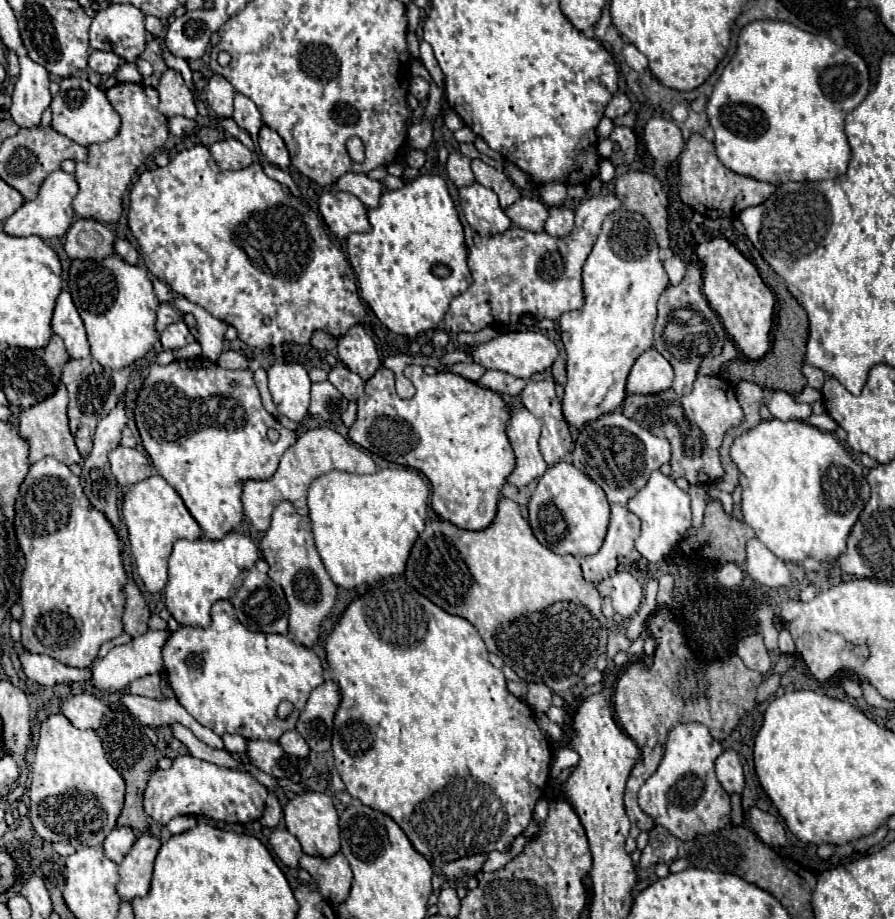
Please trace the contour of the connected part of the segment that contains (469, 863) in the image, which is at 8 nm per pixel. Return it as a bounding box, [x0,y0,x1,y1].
[442,853,488,879]

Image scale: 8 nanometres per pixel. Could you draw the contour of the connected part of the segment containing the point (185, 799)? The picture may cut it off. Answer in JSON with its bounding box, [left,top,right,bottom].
[144,755,266,825]

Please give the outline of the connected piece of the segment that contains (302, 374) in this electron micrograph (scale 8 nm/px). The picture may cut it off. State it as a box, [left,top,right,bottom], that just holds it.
[268,363,310,421]

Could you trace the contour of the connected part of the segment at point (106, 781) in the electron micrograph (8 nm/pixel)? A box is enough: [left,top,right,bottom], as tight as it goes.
[30,715,124,847]

